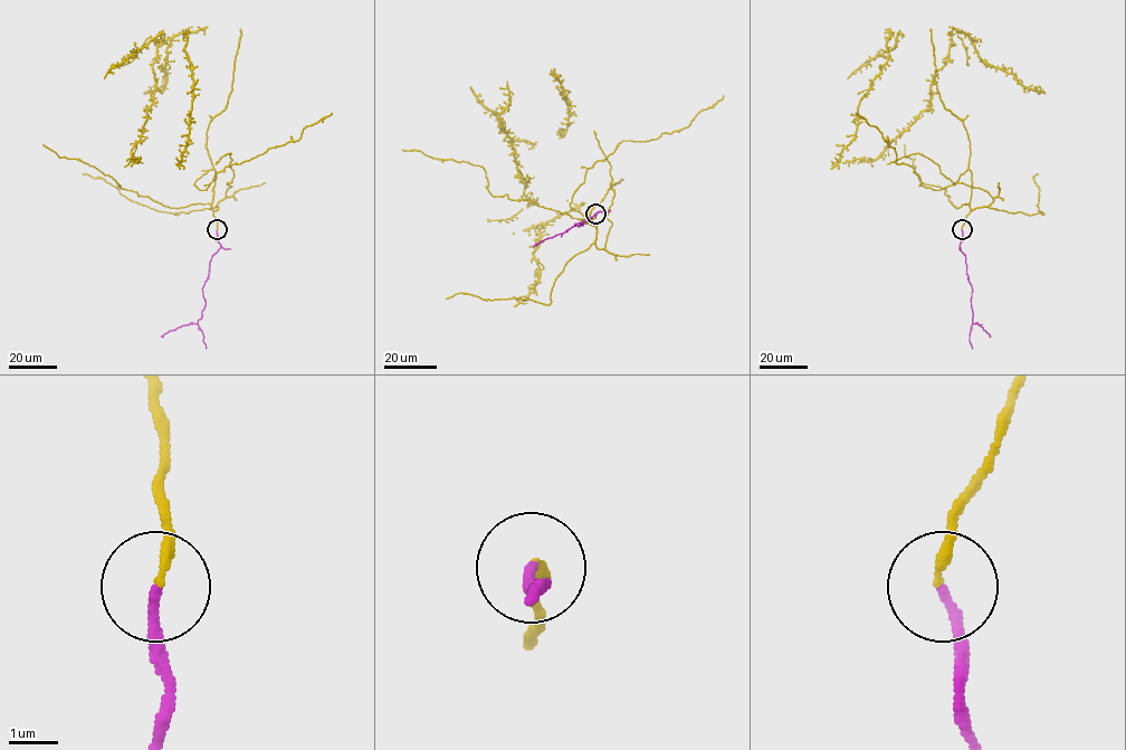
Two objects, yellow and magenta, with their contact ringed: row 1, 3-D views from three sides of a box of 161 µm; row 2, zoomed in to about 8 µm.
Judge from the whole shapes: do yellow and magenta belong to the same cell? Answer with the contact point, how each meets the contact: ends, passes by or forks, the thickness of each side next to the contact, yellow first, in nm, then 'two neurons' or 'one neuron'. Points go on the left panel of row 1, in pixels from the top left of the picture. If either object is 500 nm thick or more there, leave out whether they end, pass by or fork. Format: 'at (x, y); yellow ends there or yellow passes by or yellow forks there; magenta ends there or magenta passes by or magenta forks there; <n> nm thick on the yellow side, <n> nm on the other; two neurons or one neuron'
at (217, 229); yellow ends there; magenta ends there; 190 nm thick on the yellow side, 190 nm on the other; one neuron

